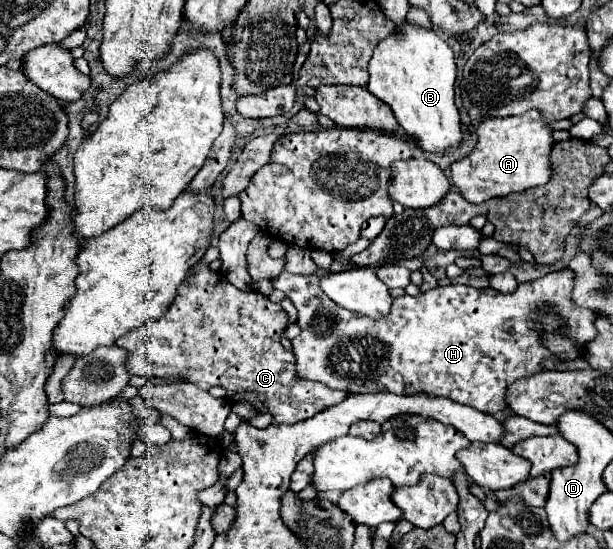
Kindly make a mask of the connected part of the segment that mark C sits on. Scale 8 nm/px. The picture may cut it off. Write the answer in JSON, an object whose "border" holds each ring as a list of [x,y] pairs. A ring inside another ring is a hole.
{"border":[[[197,264],[195,272],[195,276],[179,286],[175,302],[167,308],[163,318],[147,326],[139,326],[139,330],[129,330],[123,338],[119,338],[119,342],[115,342],[117,346],[129,350],[127,368],[131,370],[131,374],[139,374],[145,378],[183,376],[203,390],[211,386],[223,386],[227,390],[229,402],[249,402],[259,412],[273,414],[277,424],[295,424],[307,420],[321,410],[343,402],[343,398],[349,396],[349,392],[295,378],[295,356],[281,346],[281,332],[289,322],[289,316],[281,308],[281,304],[273,304],[267,296],[255,290],[237,290],[225,276],[221,276],[219,272],[211,272],[207,264]]]}

